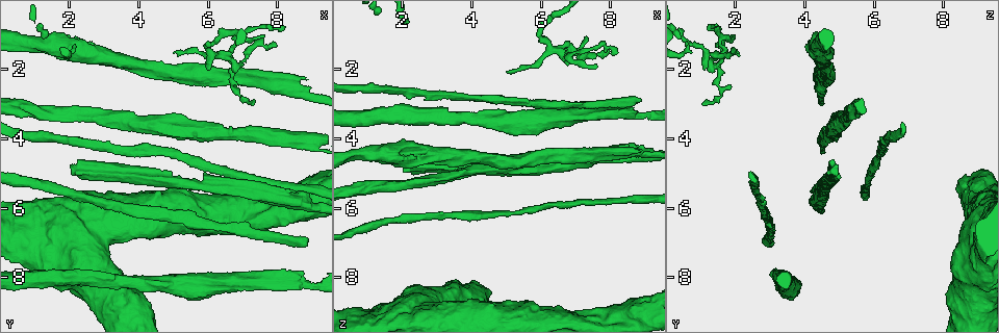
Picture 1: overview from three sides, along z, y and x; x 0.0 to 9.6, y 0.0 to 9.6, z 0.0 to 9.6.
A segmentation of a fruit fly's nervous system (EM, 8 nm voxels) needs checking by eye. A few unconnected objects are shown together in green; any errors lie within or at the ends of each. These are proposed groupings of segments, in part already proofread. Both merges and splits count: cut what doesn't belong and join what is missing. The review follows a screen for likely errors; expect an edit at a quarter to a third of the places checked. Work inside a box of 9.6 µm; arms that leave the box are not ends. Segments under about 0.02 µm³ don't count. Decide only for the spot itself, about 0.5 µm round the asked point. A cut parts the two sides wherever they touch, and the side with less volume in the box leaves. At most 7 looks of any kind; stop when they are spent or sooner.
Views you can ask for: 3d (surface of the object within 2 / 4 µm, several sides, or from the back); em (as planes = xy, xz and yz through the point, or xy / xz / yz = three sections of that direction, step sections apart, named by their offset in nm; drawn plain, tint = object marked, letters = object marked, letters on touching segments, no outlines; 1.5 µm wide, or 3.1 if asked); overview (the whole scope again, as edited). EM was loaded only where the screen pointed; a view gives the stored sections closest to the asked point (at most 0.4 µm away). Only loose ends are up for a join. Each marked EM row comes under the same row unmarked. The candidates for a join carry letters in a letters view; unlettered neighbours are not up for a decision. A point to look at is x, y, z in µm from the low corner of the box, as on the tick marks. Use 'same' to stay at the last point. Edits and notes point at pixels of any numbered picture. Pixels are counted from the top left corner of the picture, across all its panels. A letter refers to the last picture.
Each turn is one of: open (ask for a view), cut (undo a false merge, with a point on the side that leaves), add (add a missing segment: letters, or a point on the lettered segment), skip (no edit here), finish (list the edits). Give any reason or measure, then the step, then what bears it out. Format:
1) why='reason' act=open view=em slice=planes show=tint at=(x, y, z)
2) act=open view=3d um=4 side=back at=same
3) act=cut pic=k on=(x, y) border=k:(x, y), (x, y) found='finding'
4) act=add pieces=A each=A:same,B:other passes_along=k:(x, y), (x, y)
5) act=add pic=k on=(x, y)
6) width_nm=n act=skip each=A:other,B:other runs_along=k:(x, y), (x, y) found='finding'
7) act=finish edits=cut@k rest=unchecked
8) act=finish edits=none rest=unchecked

why='free end' act=open view=em slice=xz step=8 show=tint at=(8.85, 2.25, 4.40)

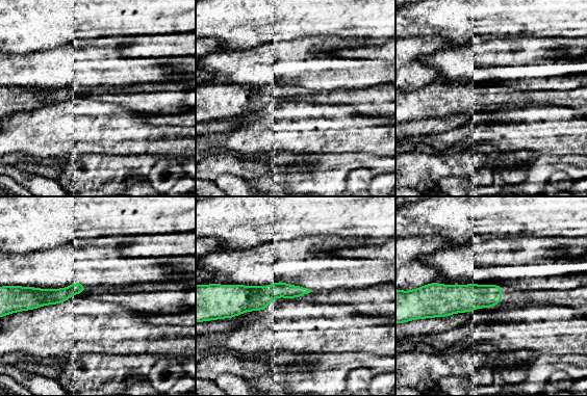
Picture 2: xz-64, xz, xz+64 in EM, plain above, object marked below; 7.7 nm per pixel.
act=open view=em slice=planes show=letters at=same

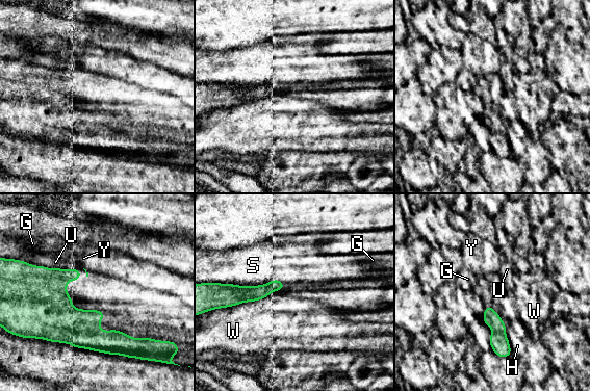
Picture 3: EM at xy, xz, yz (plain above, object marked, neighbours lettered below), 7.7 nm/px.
act=skip each=G:other,H:other,S:other,U:other,W:other,Y:other border=3:(24, 261), (51, 268), (79, 269) found='none of them fits'

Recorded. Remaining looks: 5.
act=open view=3d um=2 side=back at=(8.85, 6.95, 2.85)

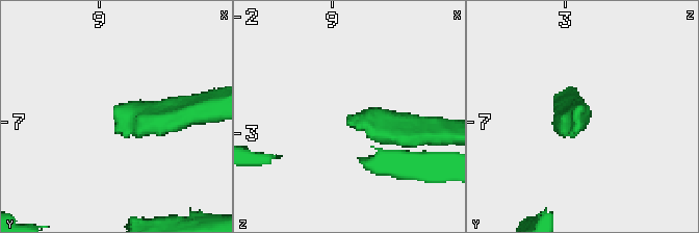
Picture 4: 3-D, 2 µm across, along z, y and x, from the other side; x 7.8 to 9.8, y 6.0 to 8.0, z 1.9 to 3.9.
why='shape alone is not enough' act=open view=em slice=planes show=letters at=(8.86, 6.88, 2.88)

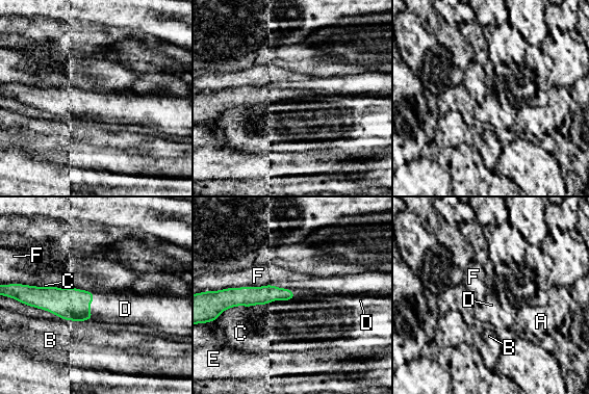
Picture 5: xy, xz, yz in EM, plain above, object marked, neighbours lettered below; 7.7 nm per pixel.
longest_contact=F:550nm act=add pieces=D each=A:other,B:other,C:other,D:same,E:other,F:other found='it goes on there'

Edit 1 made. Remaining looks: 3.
why='branch stops here' act=open view=em slice=xz step=4 show=letters at=(2.00, 4.75, 4.95)

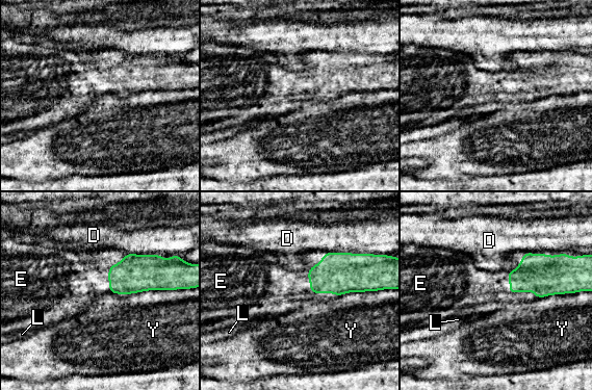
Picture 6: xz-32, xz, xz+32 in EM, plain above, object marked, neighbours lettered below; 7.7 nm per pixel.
act=add pieces=E each=D:other,E:same,L:other,Y:other found='it goes on there'

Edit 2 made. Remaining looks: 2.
act=finish edits=add@5,add@6 rest=unchecked

